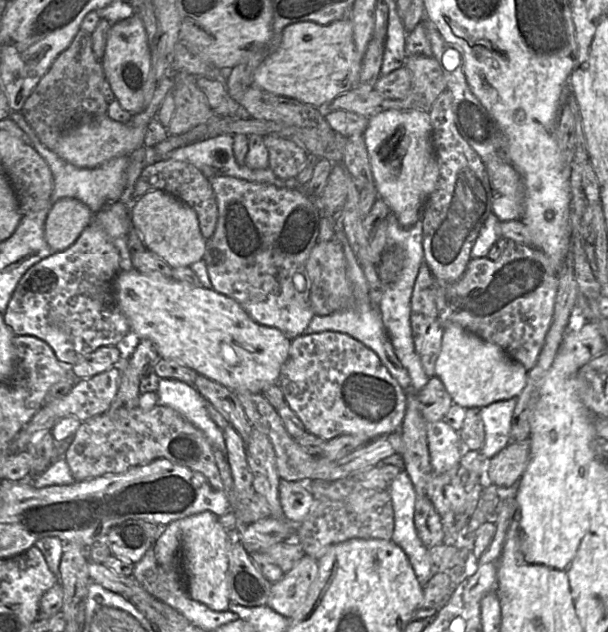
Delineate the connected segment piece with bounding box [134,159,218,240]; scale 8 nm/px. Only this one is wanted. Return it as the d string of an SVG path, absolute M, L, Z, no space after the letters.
M164 159L146 166L135 184L135 202L146 192L157 189L173 195L196 212L201 234L206 240L213 235L218 218L215 193L208 178L193 164L180 160Z

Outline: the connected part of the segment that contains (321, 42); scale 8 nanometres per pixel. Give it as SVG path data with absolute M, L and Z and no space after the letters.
M351 19L328 25L302 21L283 30L278 49L255 70L252 86L316 108L326 107L336 97L359 85L362 59L355 46Z

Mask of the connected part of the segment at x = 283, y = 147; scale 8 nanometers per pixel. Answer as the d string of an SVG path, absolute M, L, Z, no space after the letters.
M278 136L264 137L268 167L281 179L296 177L307 158L307 152L295 142Z

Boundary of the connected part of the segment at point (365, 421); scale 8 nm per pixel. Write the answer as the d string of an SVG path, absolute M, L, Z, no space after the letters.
M325 331L293 339L278 384L307 432L325 441L353 435L369 442L398 431L404 420L406 391L374 351L345 333Z

